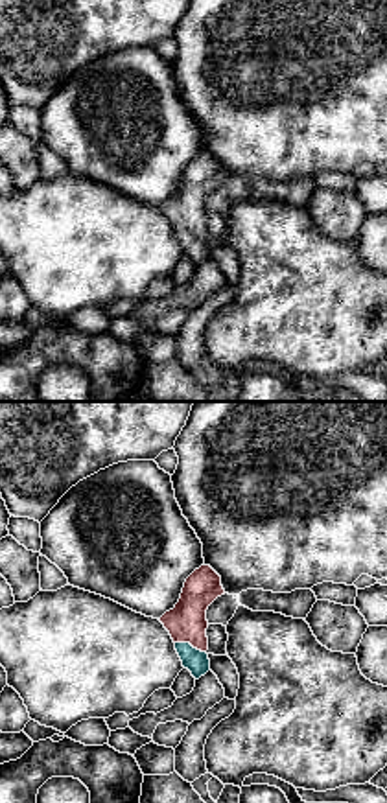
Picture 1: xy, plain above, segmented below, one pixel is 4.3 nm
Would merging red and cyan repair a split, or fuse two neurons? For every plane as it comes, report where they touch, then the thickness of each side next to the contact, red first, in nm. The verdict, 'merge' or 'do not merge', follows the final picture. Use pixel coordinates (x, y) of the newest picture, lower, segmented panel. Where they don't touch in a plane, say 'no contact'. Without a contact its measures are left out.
(190, 643) | 180/100 nm

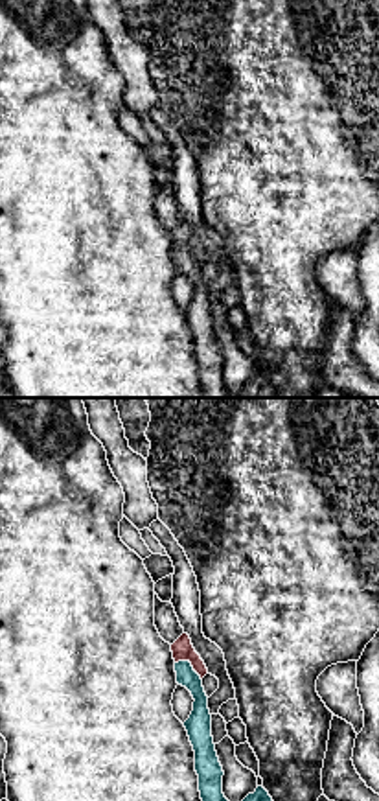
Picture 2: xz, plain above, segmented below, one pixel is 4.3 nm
(192, 665) | 100/100 nm

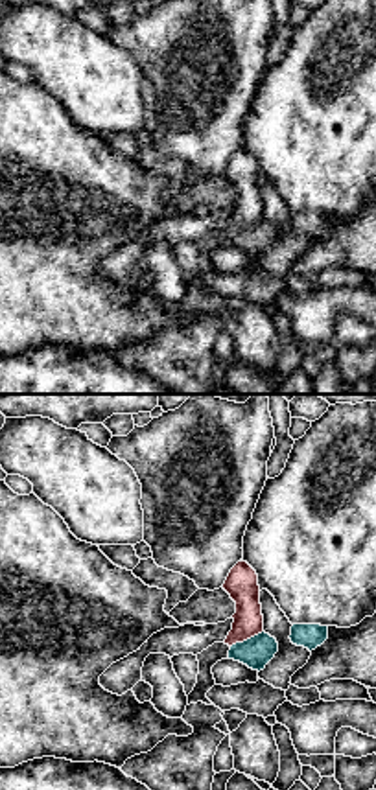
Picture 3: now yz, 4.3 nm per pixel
(246, 639) | 140/140 nm

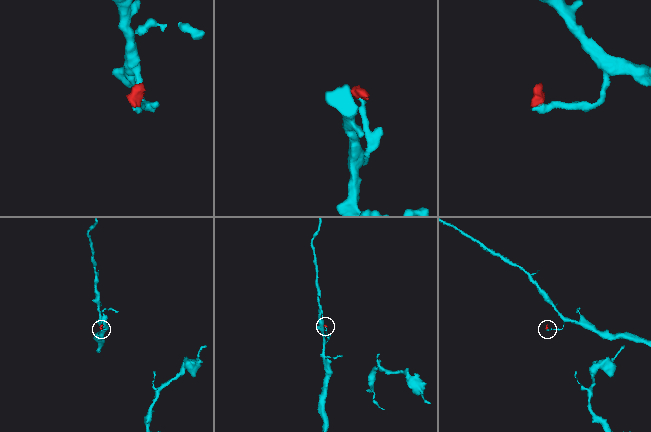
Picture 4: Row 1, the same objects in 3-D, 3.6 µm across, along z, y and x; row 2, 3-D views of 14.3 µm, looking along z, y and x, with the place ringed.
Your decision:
merge

